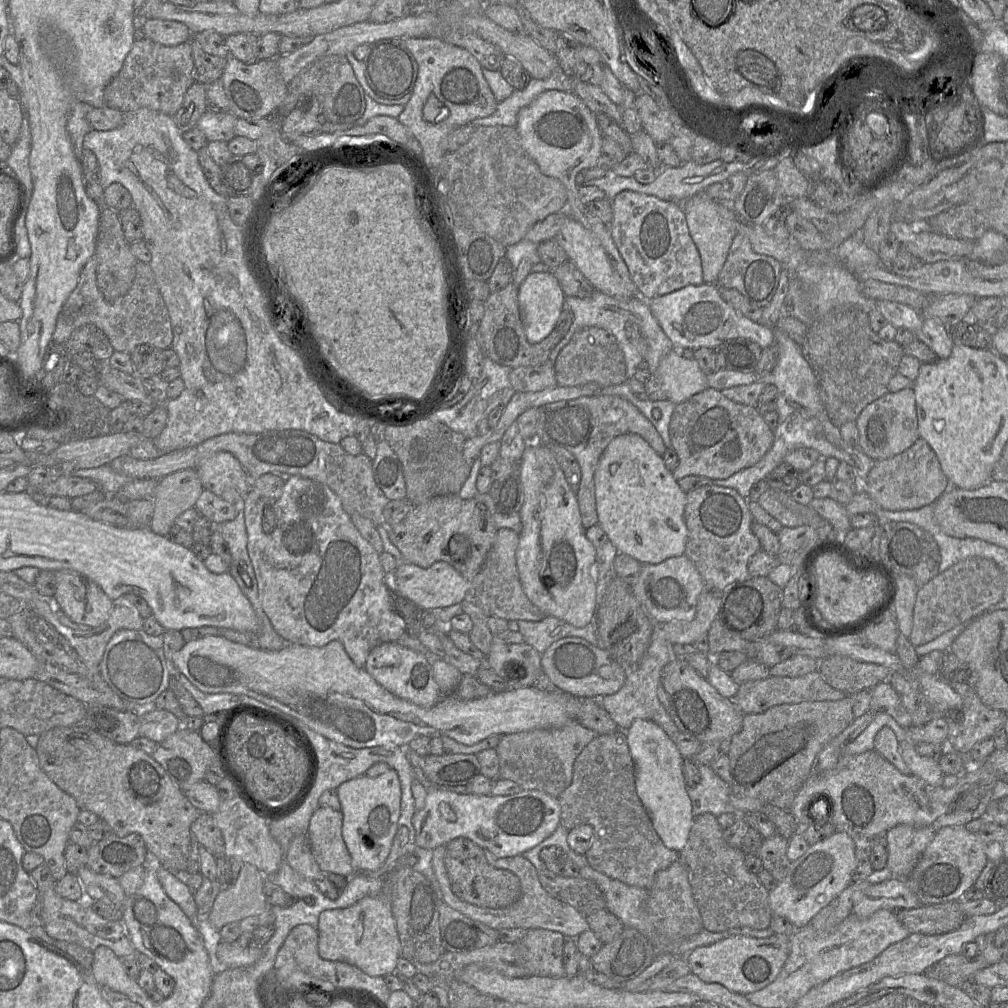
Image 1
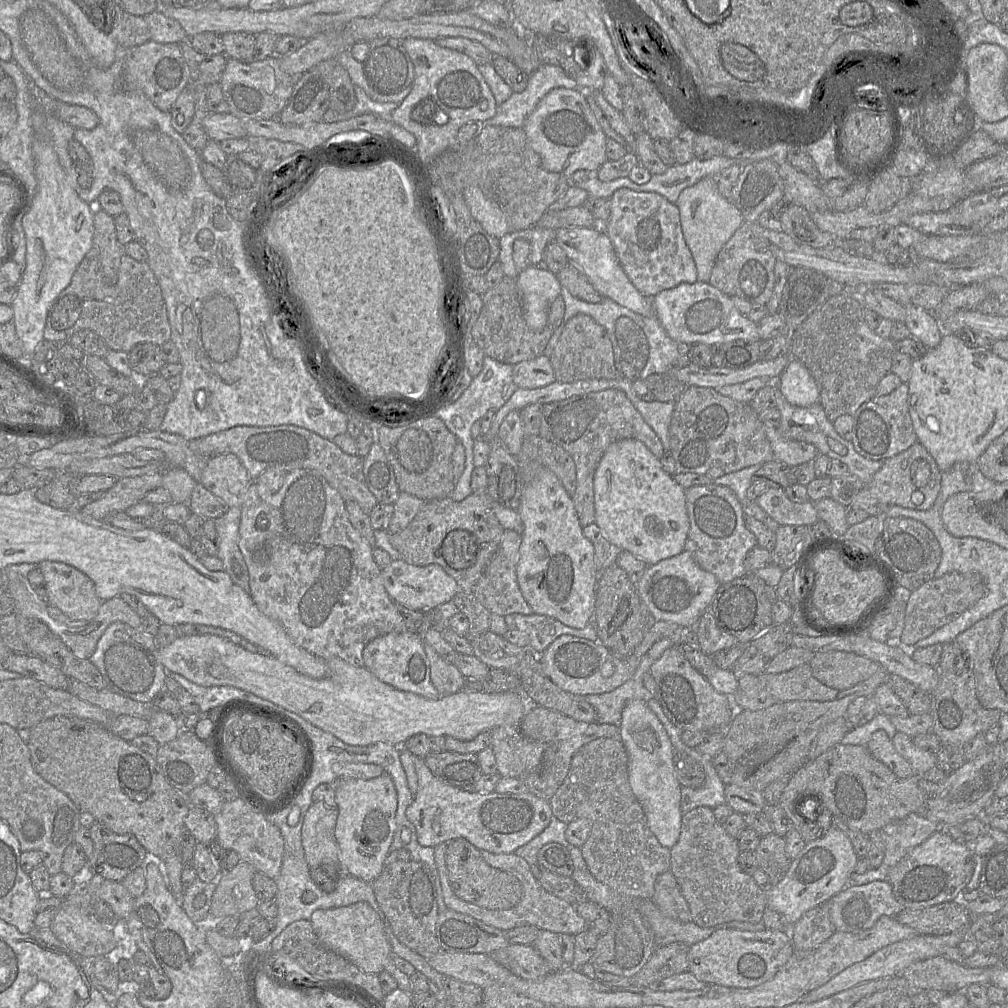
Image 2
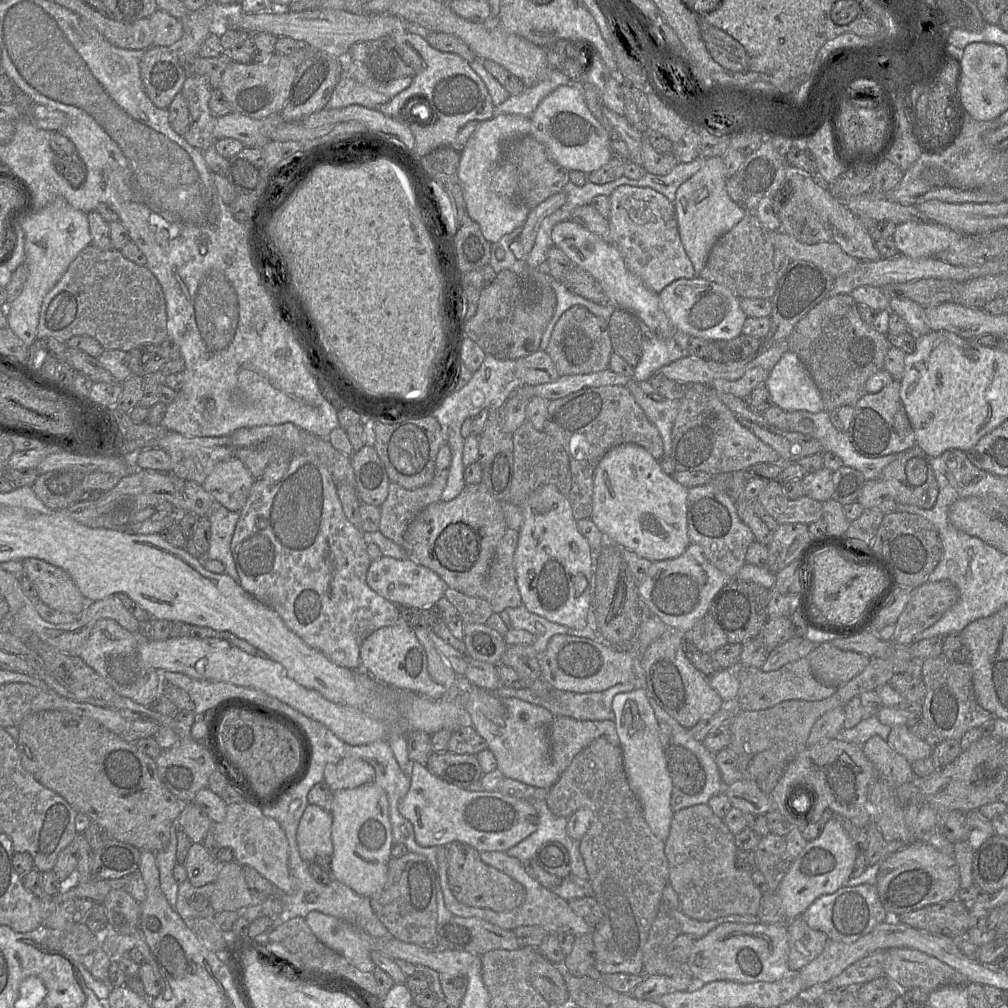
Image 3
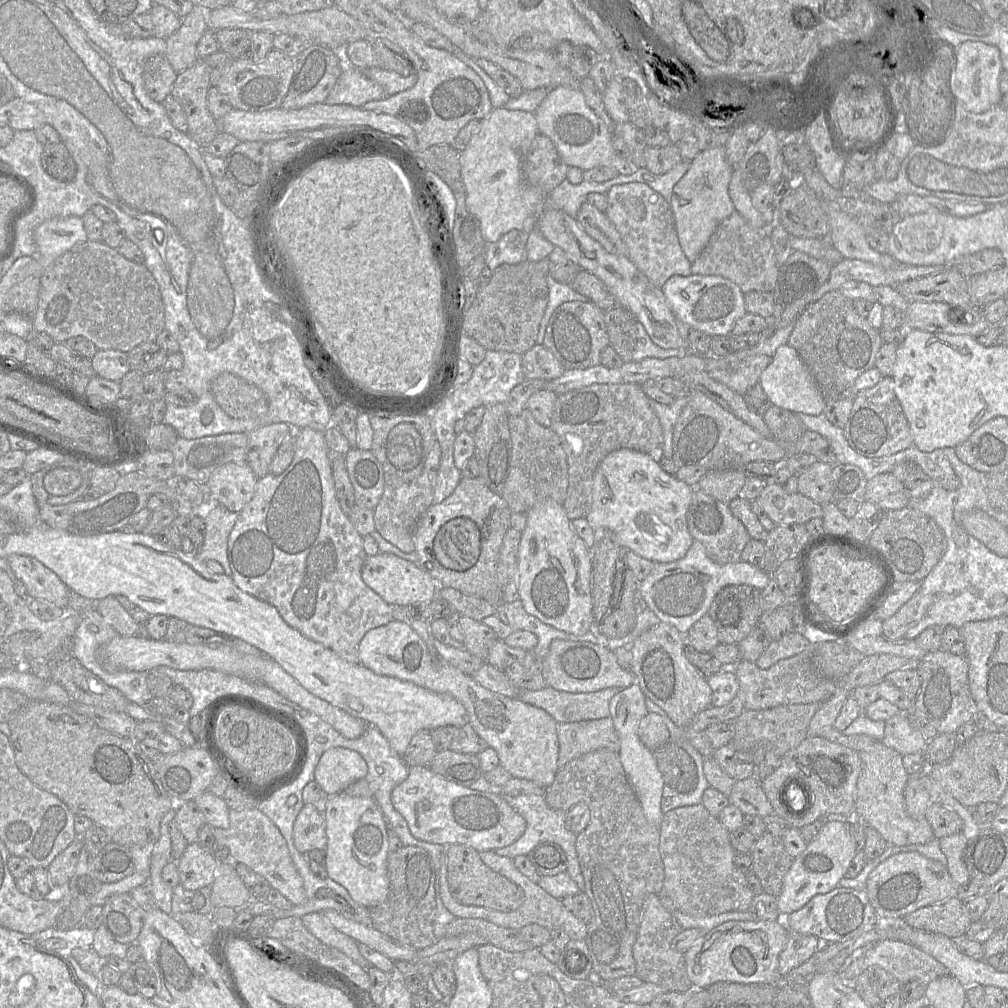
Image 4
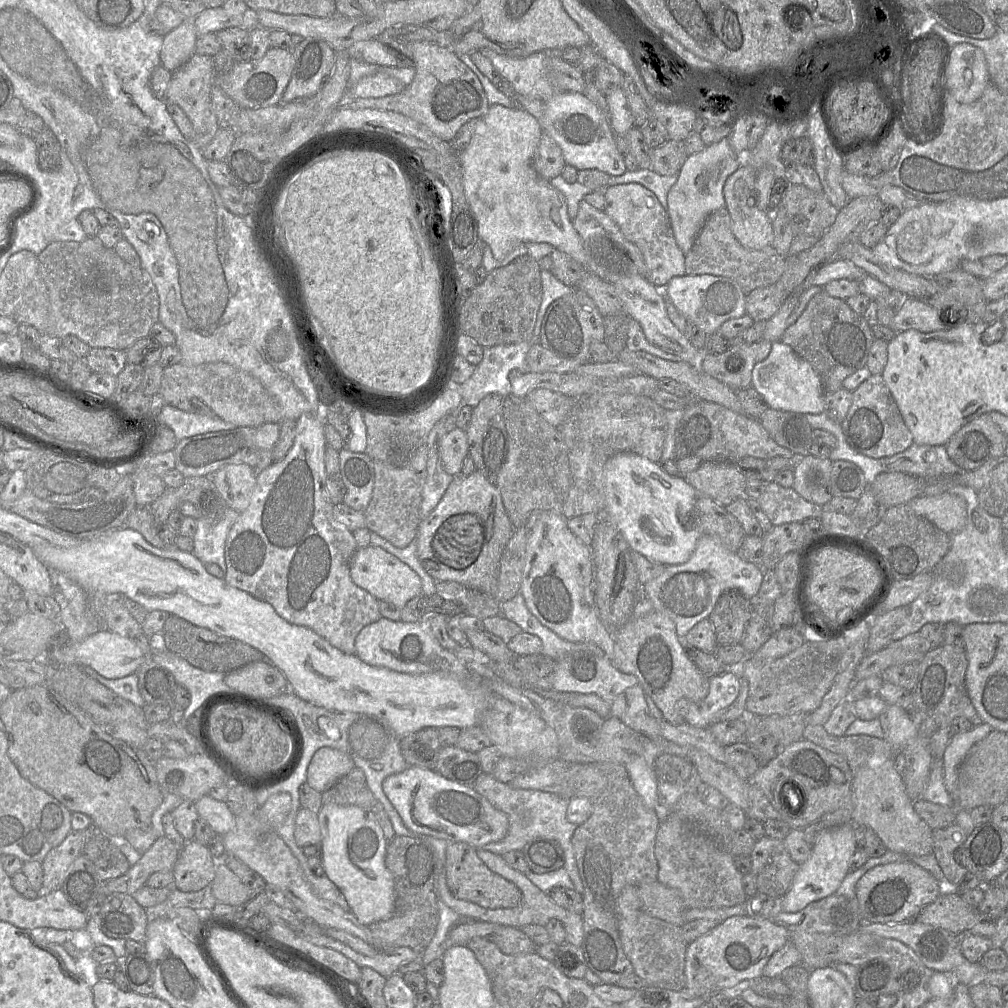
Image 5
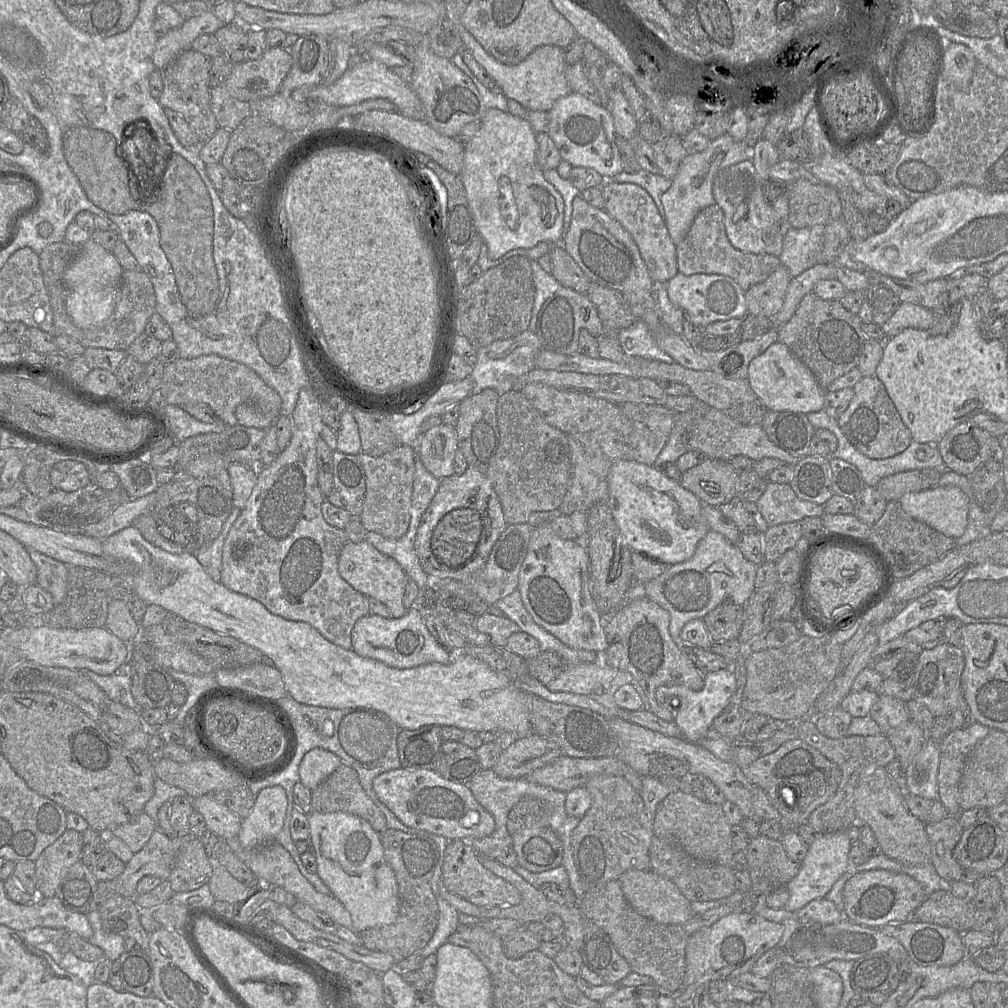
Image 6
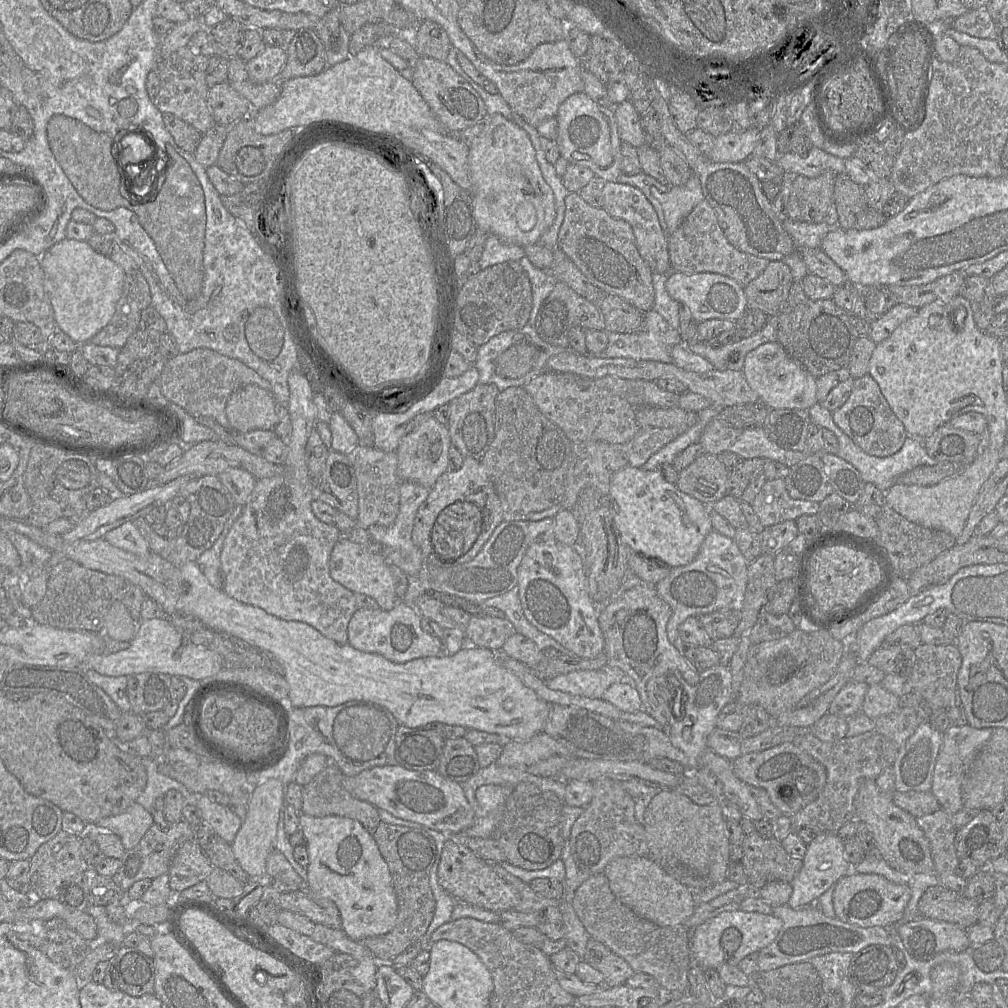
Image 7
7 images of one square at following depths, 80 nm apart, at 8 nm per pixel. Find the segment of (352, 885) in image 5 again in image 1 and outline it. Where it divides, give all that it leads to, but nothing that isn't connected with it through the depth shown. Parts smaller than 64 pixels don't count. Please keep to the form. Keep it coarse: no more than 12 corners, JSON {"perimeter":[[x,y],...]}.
{"perimeter":[[397,772],[340,784],[355,872],[379,869],[400,816]]}

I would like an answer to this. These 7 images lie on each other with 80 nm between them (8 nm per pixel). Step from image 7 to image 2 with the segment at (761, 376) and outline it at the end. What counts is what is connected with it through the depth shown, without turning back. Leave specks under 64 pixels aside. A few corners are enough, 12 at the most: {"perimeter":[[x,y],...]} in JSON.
{"perimeter":[[796,358],[776,380],[790,404],[819,402],[814,378]]}

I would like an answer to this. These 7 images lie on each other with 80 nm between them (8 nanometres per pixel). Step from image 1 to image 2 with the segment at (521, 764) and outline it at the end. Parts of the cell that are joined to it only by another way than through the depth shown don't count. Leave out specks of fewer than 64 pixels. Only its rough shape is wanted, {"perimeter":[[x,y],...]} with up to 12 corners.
{"perimeter":[[534,706],[519,725],[544,745],[540,770],[521,779],[549,801],[575,753],[620,739],[619,727]]}

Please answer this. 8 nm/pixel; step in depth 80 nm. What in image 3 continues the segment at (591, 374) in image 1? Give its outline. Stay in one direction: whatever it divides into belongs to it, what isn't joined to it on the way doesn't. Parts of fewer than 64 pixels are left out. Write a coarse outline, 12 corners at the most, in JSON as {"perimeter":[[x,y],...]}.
{"perimeter":[[574,305],[546,352],[560,376],[607,370],[607,322]]}

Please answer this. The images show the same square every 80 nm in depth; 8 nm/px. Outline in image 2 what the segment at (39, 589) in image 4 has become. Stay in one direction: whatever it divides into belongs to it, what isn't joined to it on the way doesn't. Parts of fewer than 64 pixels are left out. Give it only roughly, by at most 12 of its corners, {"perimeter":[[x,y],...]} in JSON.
{"perimeter":[[42,561],[48,605],[88,622],[102,600],[93,581],[65,563]]}

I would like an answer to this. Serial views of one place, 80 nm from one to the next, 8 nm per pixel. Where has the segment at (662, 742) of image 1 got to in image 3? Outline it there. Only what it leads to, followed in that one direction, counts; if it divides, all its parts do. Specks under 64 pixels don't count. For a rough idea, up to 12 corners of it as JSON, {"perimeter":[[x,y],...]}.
{"perimeter":[[646,690],[612,710],[628,784],[665,841],[674,814],[659,721]]}

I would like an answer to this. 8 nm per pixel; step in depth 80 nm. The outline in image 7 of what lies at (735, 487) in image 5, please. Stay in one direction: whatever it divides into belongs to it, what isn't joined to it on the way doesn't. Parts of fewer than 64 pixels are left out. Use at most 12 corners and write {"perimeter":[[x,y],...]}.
{"perimeter":[[704,453],[679,472],[679,490],[708,507],[726,495],[729,471]]}

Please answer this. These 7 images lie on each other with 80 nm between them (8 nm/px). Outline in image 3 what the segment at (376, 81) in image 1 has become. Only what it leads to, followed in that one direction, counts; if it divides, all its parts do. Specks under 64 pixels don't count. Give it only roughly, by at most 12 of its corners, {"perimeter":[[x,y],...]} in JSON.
{"perimeter":[[390,36],[369,42],[364,62],[377,82],[415,75]]}

